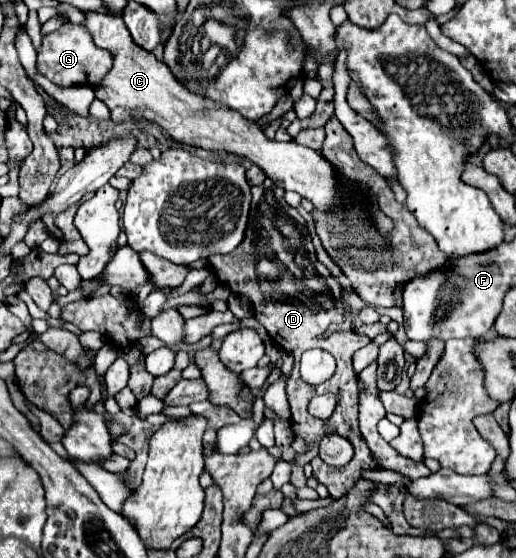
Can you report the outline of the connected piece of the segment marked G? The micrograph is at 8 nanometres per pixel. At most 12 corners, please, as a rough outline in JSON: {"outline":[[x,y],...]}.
{"outline":[[79,24],[43,38],[39,72],[59,86],[97,86],[111,54]]}

